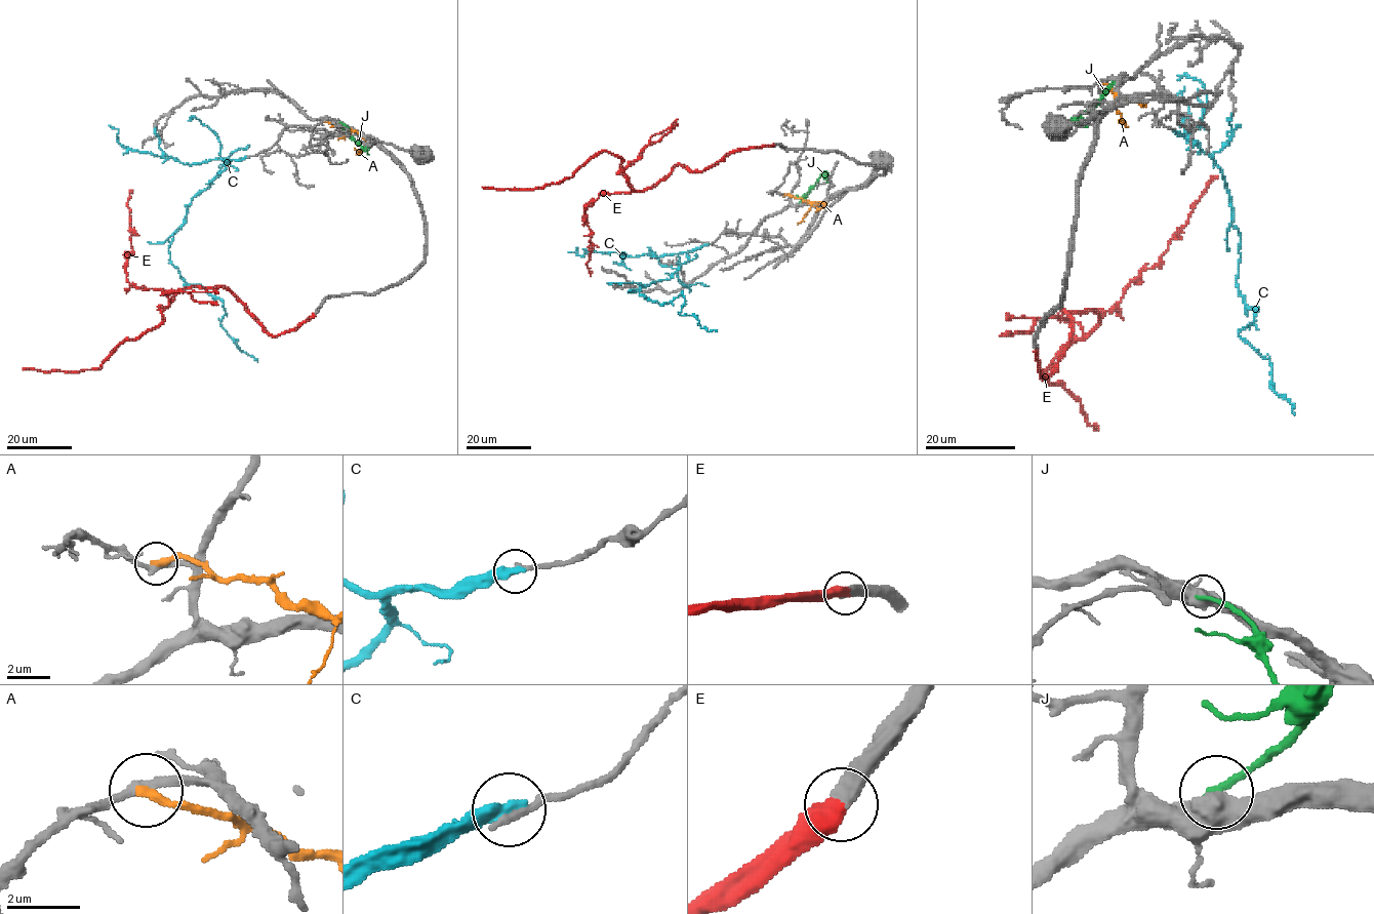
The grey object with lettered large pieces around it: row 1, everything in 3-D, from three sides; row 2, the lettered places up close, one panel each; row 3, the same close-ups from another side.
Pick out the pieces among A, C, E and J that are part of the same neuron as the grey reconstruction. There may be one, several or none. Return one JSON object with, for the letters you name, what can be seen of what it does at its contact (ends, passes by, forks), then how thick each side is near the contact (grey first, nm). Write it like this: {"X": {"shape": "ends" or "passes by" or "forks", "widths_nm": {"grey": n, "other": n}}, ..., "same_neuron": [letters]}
{"E": {"shape": "ends", "widths_nm": {"grey": 460, "other": 550}}, "same_neuron": ["E"]}

